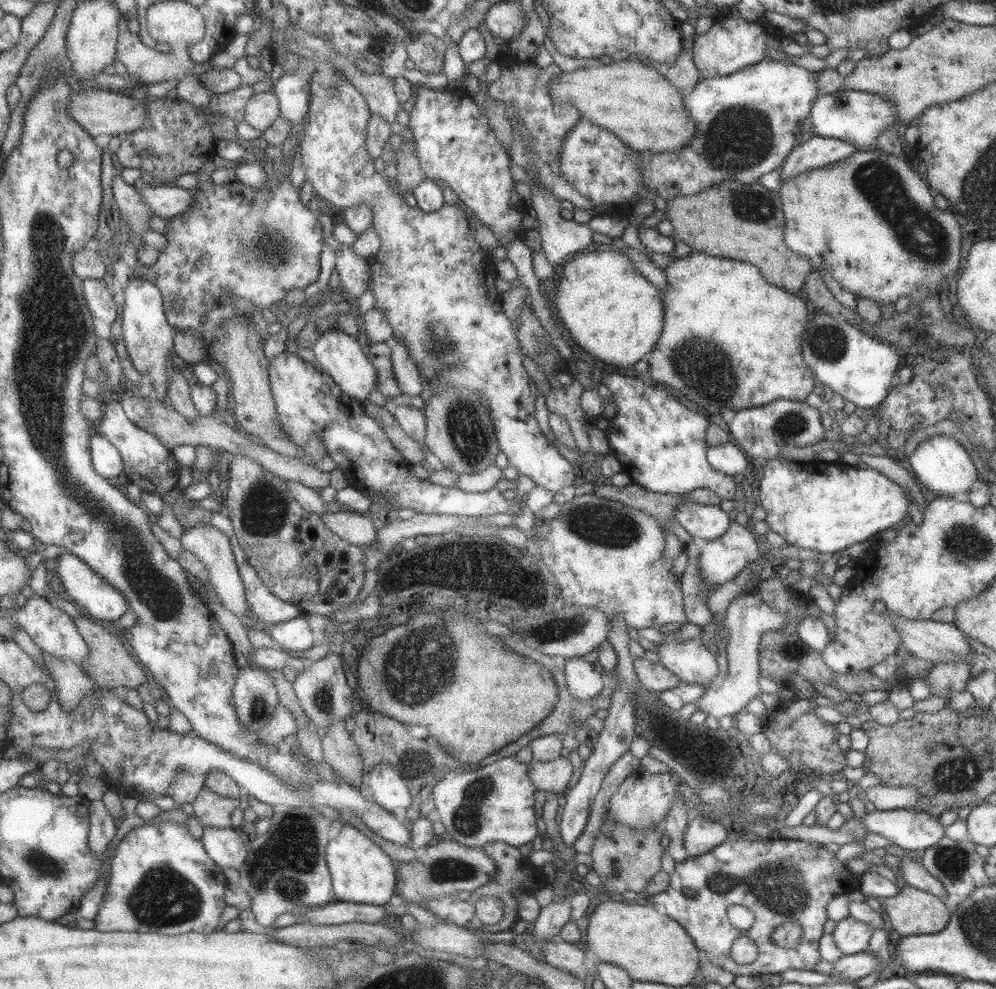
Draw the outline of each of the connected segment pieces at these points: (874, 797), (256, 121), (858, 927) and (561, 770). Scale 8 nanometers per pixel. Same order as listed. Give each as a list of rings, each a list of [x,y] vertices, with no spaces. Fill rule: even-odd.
[[[874,785],[867,787],[861,795],[863,801],[869,801],[877,810],[911,809],[918,801],[918,792],[914,786]]]
[[[263,91],[249,97],[244,108],[243,121],[261,134],[279,114],[277,97],[272,91]]]
[[[847,915],[834,927],[832,932],[833,946],[843,955],[863,952],[869,944],[869,937],[873,931],[868,924]]]
[[[560,756],[553,761],[531,761],[527,778],[537,791],[562,795],[573,774],[570,761]]]

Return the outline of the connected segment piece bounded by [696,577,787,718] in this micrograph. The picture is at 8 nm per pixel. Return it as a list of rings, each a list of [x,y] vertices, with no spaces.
[[[750,578],[742,593],[739,593],[727,606],[723,615],[723,624],[728,631],[725,658],[727,658],[727,676],[719,680],[714,687],[709,687],[707,692],[696,702],[696,710],[704,712],[713,718],[734,716],[745,709],[749,701],[759,697],[762,693],[757,683],[758,673],[758,646],[763,633],[769,630],[783,629],[787,618],[775,613],[768,604],[763,604],[756,595],[755,587],[758,578]]]

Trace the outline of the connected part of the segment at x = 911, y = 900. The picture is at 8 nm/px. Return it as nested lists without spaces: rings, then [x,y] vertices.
[[[900,884],[895,896],[883,900],[882,908],[896,937],[939,932],[950,917],[937,896],[905,884]]]

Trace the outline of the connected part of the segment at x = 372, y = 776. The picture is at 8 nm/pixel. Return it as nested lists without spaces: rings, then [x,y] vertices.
[[[375,764],[364,776],[367,796],[382,809],[407,808],[411,802],[406,780],[389,764]]]

